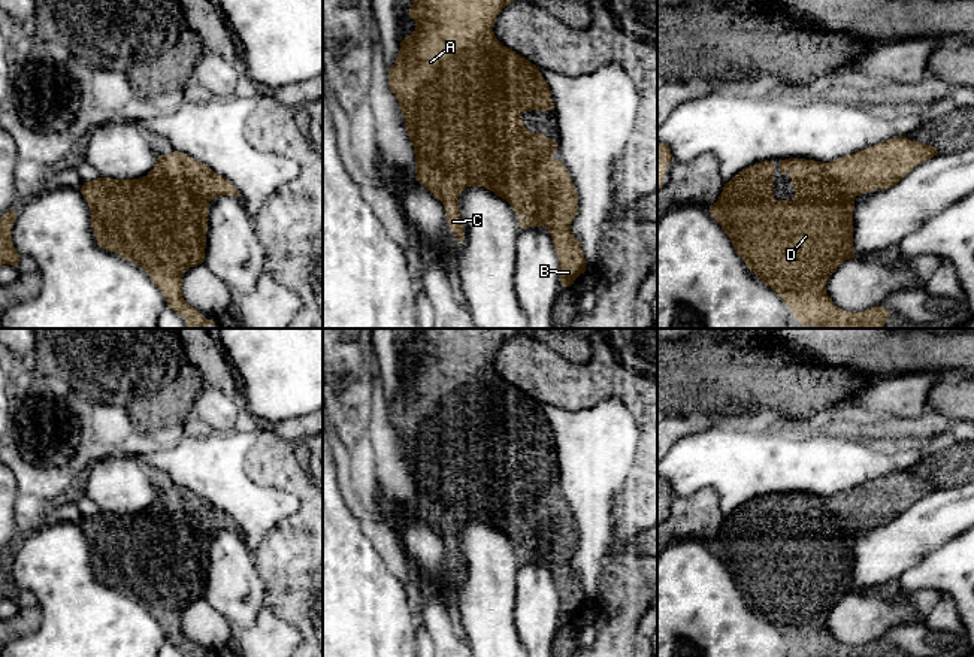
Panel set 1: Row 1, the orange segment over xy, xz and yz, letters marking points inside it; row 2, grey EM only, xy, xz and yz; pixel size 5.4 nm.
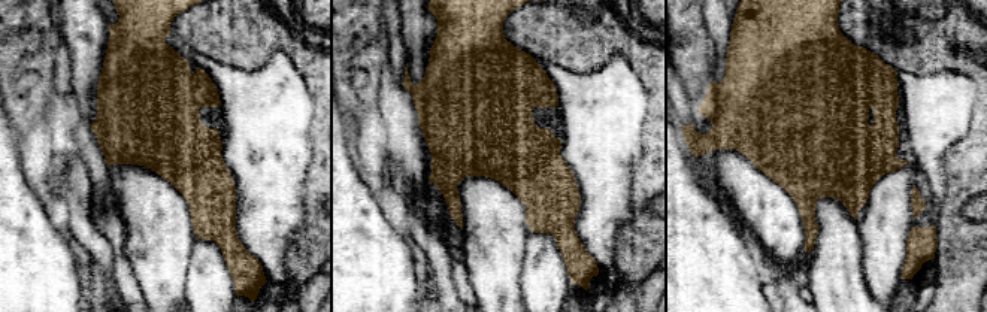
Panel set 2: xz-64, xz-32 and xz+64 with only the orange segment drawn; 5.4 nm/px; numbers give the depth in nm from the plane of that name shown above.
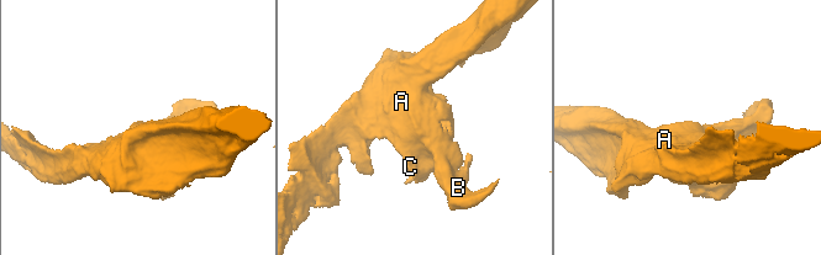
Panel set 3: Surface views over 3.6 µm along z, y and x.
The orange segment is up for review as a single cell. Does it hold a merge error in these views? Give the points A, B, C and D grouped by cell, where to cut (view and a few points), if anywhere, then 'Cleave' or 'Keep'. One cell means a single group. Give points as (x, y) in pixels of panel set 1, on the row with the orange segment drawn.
Groups: A B C D. No split. Keep

